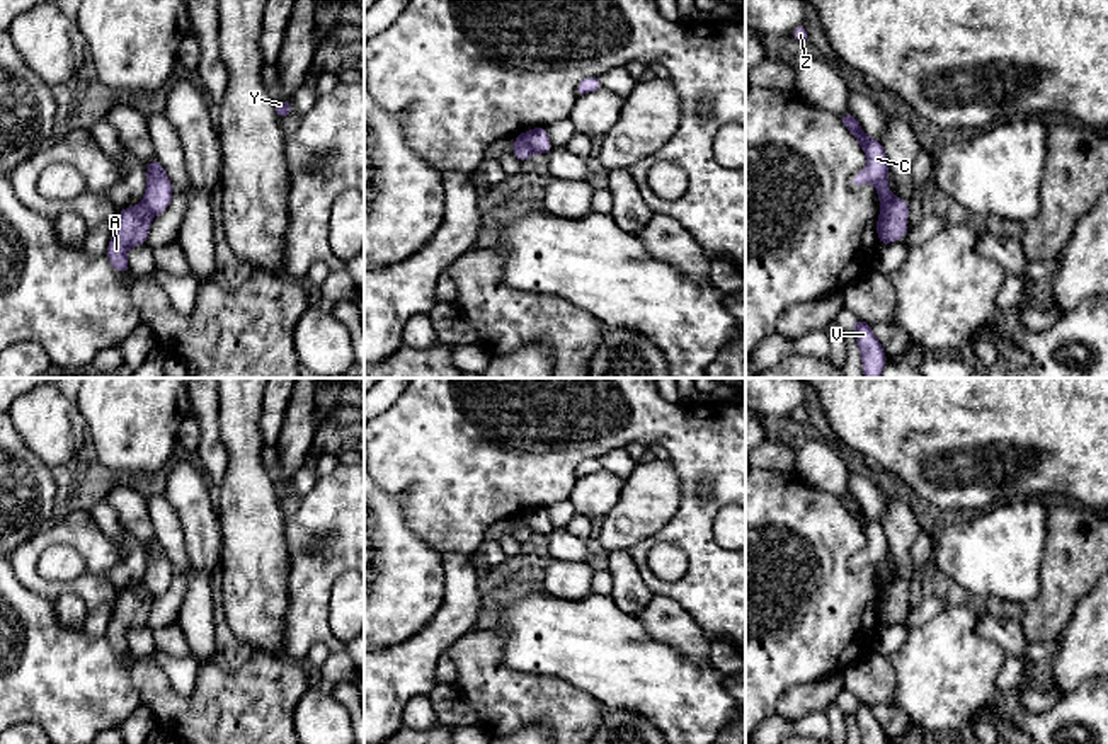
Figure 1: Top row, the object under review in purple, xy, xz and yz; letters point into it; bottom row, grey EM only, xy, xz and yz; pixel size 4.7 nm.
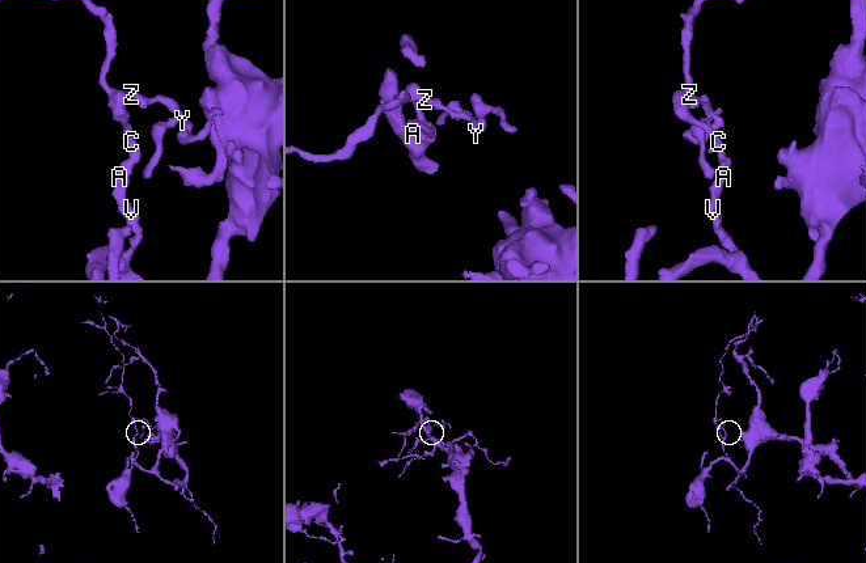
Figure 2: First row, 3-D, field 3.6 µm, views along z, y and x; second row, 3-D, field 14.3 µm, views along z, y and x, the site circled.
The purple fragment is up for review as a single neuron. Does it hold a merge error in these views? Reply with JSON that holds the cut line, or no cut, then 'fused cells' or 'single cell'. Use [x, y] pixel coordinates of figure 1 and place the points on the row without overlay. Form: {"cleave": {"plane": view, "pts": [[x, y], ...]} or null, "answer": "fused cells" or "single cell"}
{"cleave": {"plane": "xz", "pts": [[525, 515], [533, 532]]}, "answer": "fused cells"}

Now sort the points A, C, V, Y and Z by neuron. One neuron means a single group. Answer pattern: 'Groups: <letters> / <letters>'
Groups: A V / C Y Z

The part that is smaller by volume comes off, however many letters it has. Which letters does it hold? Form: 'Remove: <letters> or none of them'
Remove: C, Y, Z

